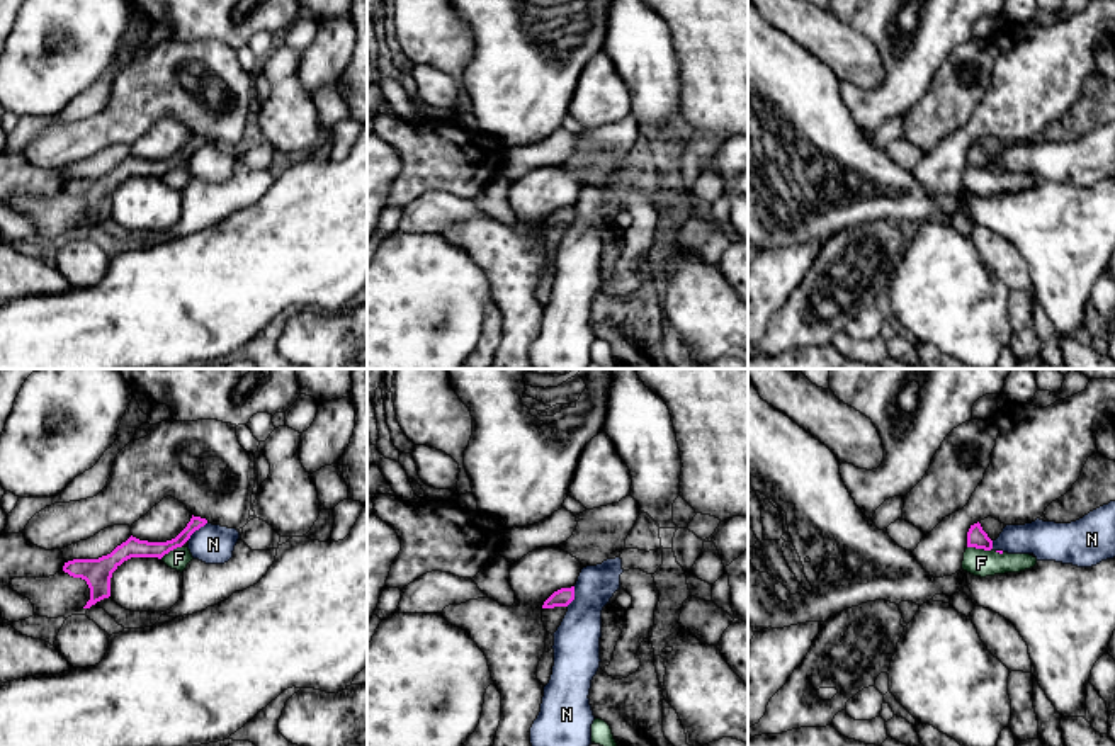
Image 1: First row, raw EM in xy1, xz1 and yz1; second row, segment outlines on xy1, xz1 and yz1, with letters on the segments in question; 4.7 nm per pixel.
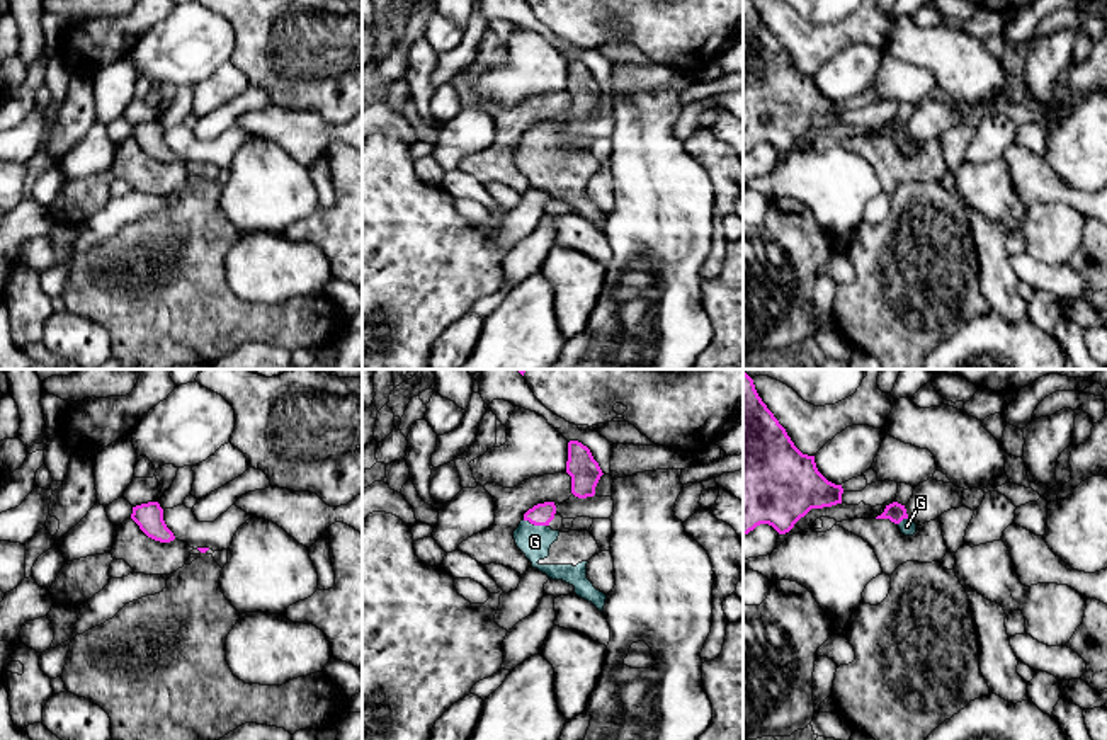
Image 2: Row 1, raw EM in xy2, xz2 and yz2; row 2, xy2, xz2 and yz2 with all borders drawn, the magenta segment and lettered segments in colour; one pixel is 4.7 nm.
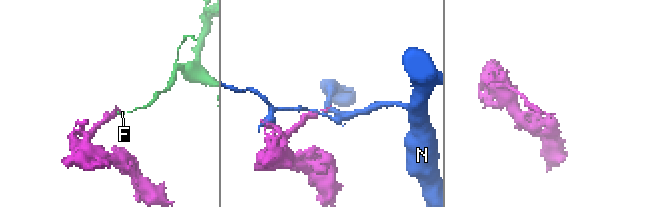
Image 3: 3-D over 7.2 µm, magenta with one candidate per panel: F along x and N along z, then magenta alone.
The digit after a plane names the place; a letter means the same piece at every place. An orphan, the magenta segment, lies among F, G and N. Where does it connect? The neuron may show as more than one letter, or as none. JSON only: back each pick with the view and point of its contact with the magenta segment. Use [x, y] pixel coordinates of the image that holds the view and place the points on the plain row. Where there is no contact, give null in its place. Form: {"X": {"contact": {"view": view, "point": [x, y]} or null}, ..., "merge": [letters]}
{"G": {"contact": {"view": "xz2", "point": [534, 143]}}, "merge": ["G"]}

